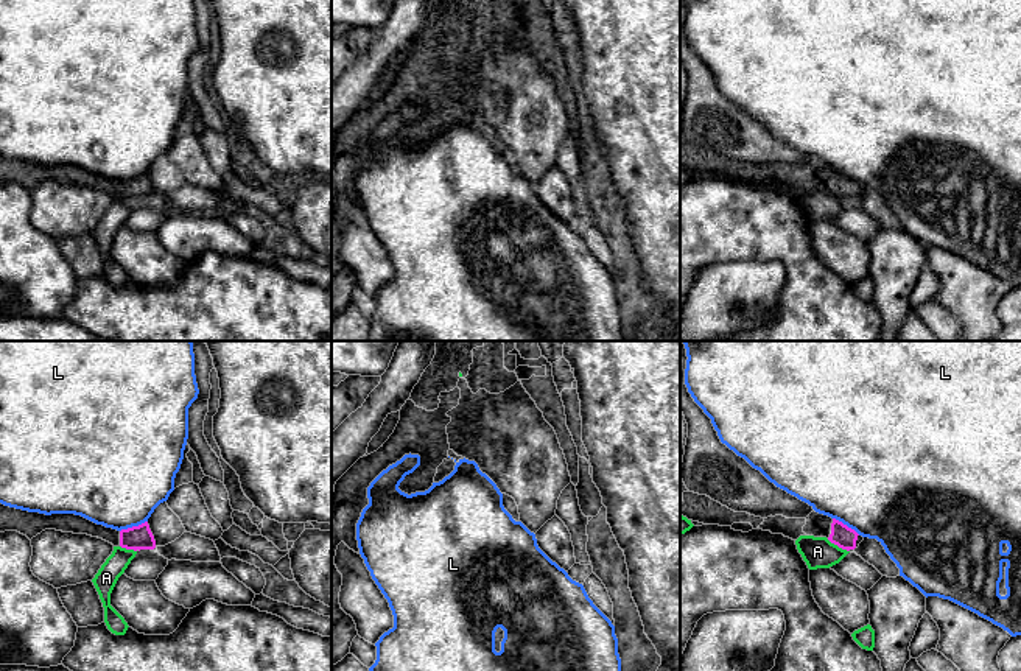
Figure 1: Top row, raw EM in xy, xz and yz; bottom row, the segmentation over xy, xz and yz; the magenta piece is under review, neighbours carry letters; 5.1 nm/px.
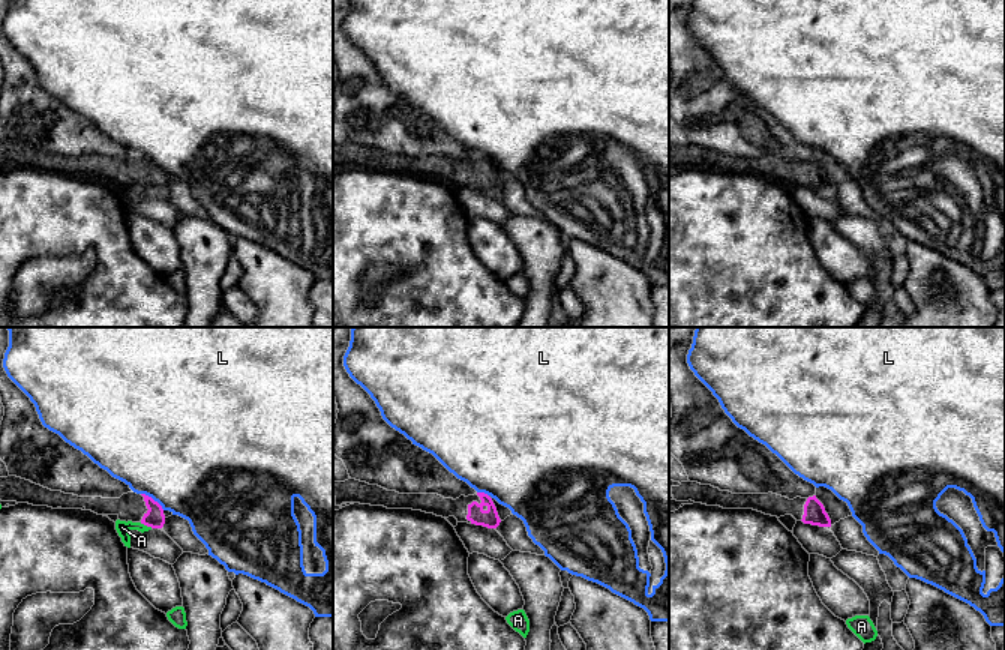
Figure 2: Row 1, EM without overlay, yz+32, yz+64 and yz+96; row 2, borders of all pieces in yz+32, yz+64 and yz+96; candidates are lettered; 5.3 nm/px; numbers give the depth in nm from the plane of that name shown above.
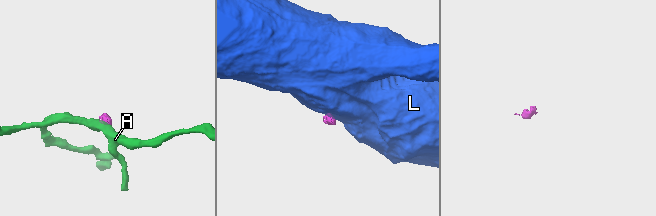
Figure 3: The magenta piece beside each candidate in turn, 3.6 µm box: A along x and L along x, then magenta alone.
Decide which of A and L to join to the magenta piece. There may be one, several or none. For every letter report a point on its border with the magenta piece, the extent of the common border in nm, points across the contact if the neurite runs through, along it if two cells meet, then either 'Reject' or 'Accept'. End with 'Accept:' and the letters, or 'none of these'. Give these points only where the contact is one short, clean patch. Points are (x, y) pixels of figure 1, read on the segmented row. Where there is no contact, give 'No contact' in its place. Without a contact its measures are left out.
A: Touches magenta at yz (838, 545). Shared border 140 nm. Boundary: yz (827, 539), (849, 551). Reject
L: Touches magenta at xy (133, 526). Shared border 160 nm. Boundary: xy (147, 520), (120, 531). Reject
Accept: none of these

